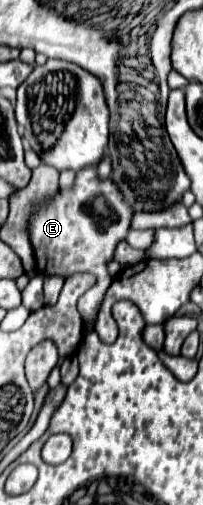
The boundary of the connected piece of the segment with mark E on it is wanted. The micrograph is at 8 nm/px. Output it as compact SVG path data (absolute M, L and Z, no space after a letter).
M95 168L81 170L75 178L73 190L57 192L51 204L31 216L29 234L39 274L57 274L67 278L75 272L91 272L97 276L97 294L103 298L113 280L105 264L113 258L115 244L125 240L131 214L131 208L123 202L111 178L99 180Z

